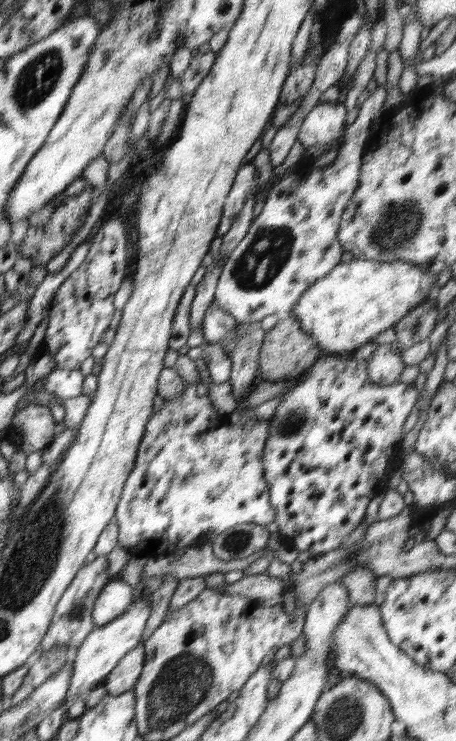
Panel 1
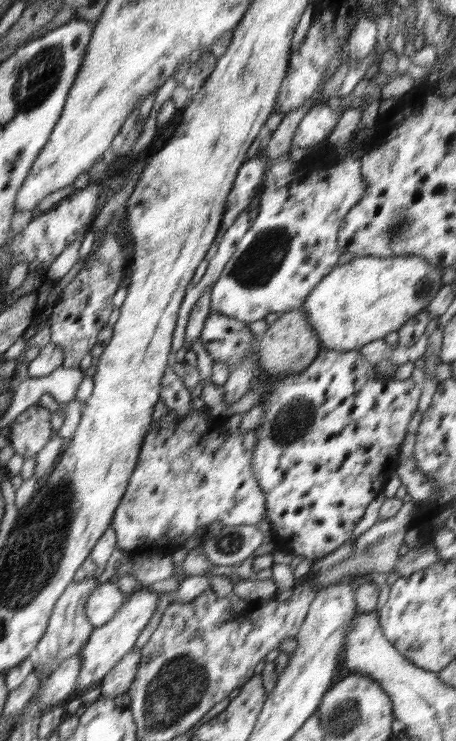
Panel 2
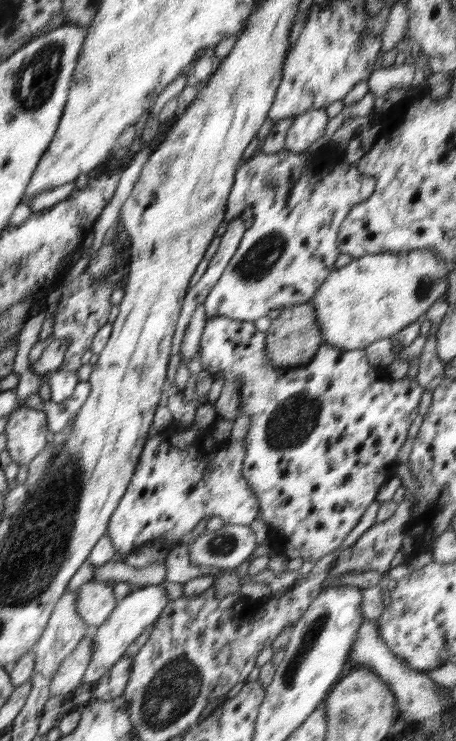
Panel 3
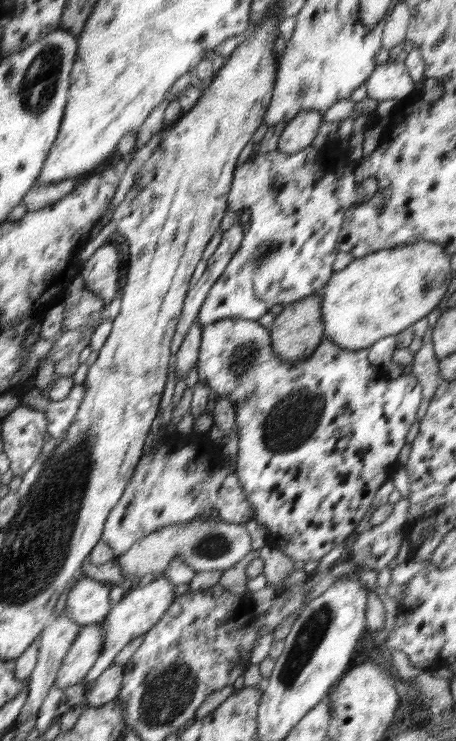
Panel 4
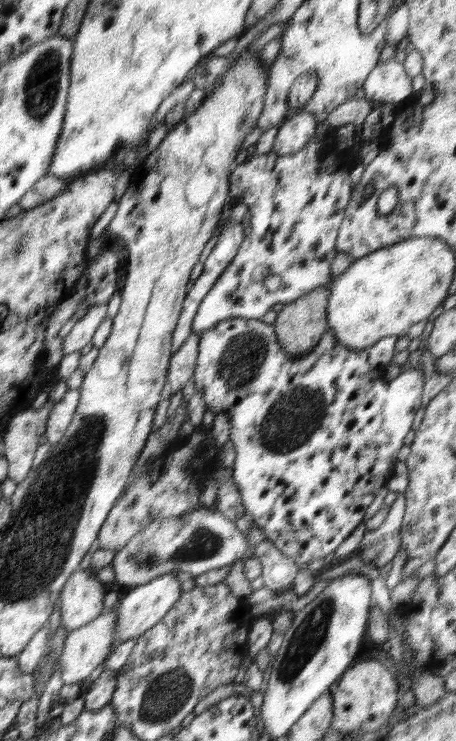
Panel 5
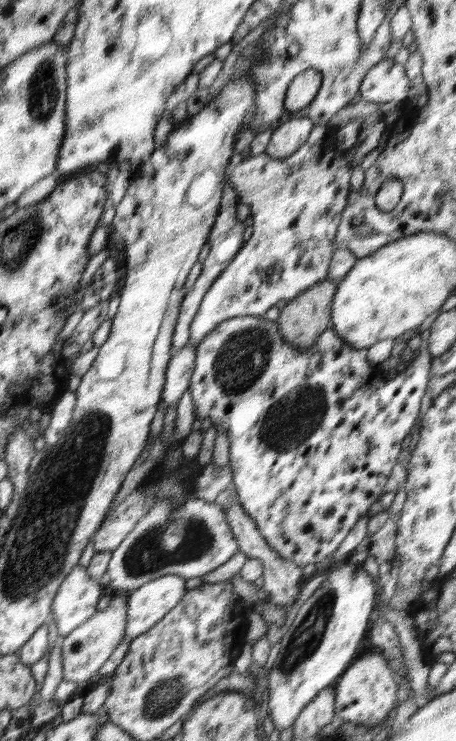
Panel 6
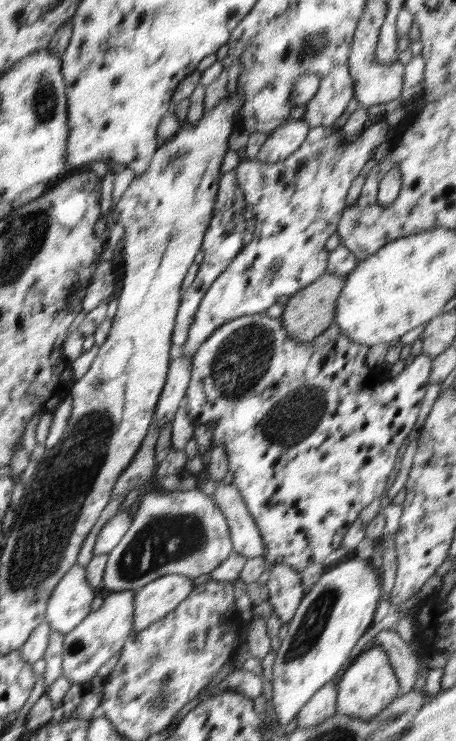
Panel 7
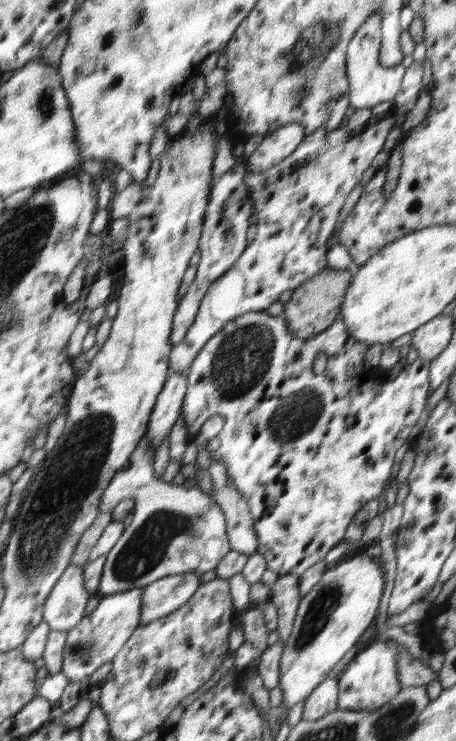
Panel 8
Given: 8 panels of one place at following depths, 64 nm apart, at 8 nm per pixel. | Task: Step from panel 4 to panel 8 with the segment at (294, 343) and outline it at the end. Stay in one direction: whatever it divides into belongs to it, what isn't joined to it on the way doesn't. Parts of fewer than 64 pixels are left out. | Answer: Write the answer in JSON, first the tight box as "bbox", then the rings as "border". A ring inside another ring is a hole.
{"bbox":[283,267,352,339],"border":[[[326,267],[322,272],[311,276],[296,287],[287,304],[283,304],[283,315],[288,323],[289,331],[301,339],[311,339],[326,330],[341,314],[341,306],[345,292],[352,280],[352,275],[346,270],[330,270]]]}

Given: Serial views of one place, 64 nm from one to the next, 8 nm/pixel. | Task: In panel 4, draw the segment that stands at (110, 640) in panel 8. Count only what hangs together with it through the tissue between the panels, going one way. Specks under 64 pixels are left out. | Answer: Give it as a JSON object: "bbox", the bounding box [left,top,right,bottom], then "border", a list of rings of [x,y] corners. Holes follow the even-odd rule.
{"bbox":[54,622,104,692],"border":[[[102,622],[84,625],[63,659],[54,684],[62,692],[66,692],[68,688],[84,682],[91,673],[94,663],[98,661],[102,645],[104,645]]]}

